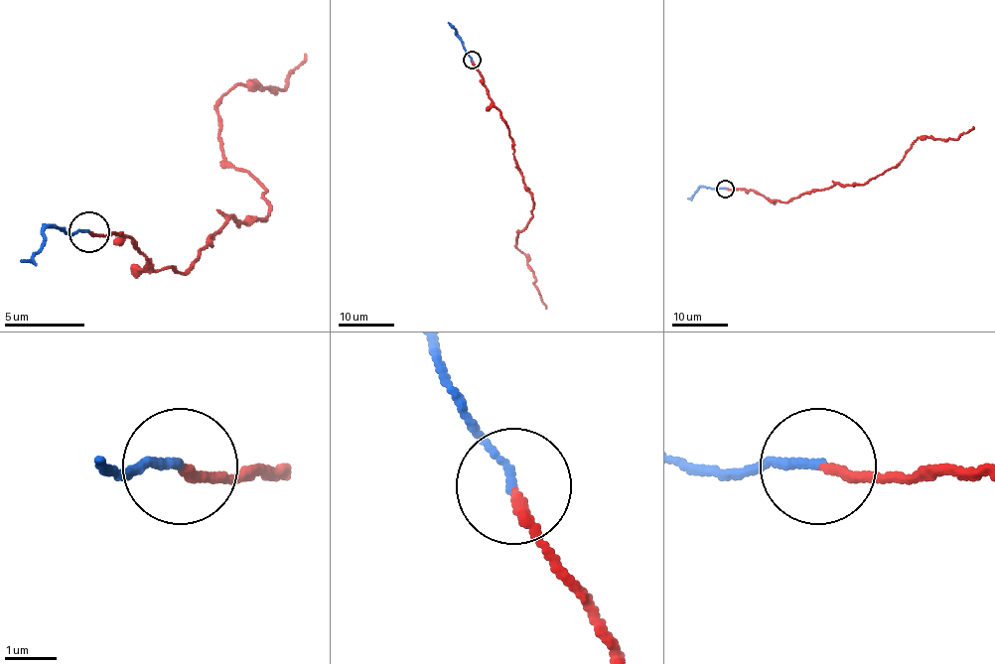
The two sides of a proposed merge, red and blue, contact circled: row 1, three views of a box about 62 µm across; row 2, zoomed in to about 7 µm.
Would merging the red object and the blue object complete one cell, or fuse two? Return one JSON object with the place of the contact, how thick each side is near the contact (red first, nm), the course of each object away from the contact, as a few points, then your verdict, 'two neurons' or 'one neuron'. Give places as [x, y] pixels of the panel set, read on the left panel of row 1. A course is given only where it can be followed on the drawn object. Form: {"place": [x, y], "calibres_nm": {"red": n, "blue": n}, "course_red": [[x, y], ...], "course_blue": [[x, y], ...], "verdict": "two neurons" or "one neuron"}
{"place": [88, 231], "calibres_nm": {"red": 190, "blue": 160}, "course_red": [[87, 232], [181, 273], [232, 216], [261, 220], [216, 104], [281, 87], [305, 52]], "course_blue": [[87, 232], [48, 228], [44, 245], [19, 261]], "verdict": "two neurons"}

